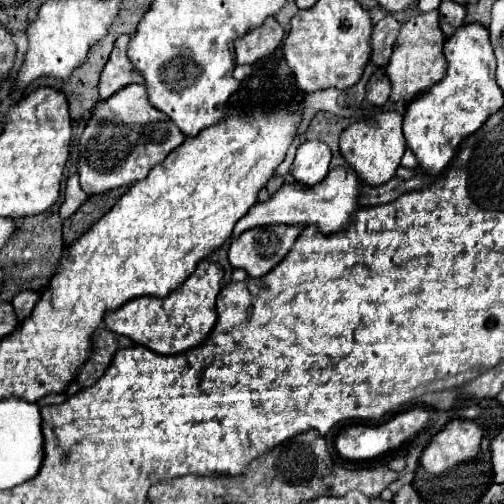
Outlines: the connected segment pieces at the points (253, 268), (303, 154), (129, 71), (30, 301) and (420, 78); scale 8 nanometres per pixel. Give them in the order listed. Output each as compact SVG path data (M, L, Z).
M260 226L242 232L232 240L228 260L232 268L242 268L248 276L264 276L278 266L292 250L302 226Z
M320 140L302 142L296 150L296 158L292 164L292 176L306 186L314 186L324 180L330 168L330 160L332 160L330 148L324 142Z
M122 34L118 36L118 40L114 42L112 54L100 74L98 80L98 90L100 90L100 98L106 100L110 98L114 92L118 92L120 88L128 86L128 84L140 84L142 76L138 76L138 72L134 72L128 56L126 56L126 46L128 46L130 36Z
M24 290L24 292L20 292L20 294L12 300L12 306L14 306L14 312L16 312L18 324L20 324L20 322L24 322L24 320L30 316L30 312L32 312L32 308L36 306L38 298L40 298L40 294L38 294L38 292Z
M438 10L412 16L406 24L402 24L398 40L392 48L390 62L386 66L386 76L390 78L392 84L392 102L412 102L418 94L430 90L442 76L446 74L446 60L442 54L446 38L442 36L442 30L438 28Z

